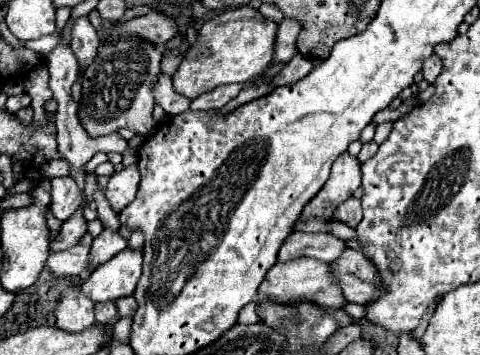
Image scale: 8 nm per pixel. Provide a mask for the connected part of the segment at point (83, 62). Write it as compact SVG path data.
M87 16L75 18L73 26L71 26L71 50L75 52L75 56L79 60L79 66L83 70L95 58L95 52L97 52L99 44L101 44L101 40L99 40L95 28L91 26L89 18Z

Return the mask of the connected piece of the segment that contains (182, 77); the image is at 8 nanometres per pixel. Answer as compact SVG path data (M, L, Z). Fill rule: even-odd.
M249 6L227 10L221 16L205 22L199 30L197 42L185 52L183 62L171 76L175 92L193 100L217 86L231 82L249 82L257 78L271 64L275 32L277 24L263 18L259 10L253 10Z

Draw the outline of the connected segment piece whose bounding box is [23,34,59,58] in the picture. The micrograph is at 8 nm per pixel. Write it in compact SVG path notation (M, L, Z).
M51 34L51 36L43 36L43 38L39 38L39 40L27 40L27 42L23 42L23 46L25 46L25 48L31 48L31 50L39 52L43 58L47 58L49 52L55 48L57 42L59 42L59 40L57 40L57 34Z

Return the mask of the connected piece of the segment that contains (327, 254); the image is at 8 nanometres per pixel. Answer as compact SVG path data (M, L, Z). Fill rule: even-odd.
M291 232L279 252L279 260L287 262L291 258L319 258L323 262L333 262L337 260L343 250L345 250L345 242L331 236L331 234L307 234L307 232Z

